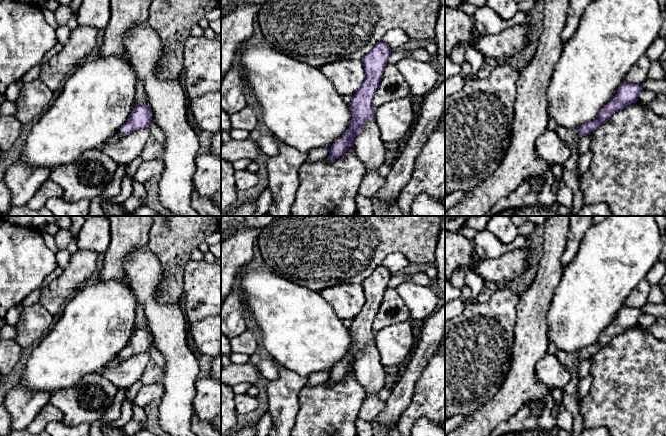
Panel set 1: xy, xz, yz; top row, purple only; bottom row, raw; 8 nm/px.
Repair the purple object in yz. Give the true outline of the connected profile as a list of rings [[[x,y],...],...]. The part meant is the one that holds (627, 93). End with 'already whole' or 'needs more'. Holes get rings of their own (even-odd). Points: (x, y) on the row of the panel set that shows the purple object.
[[[624,80],[618,87],[616,95],[602,108],[597,119],[583,124],[578,130],[556,127],[556,132],[570,148],[570,159],[564,165],[564,184],[573,192],[580,192],[580,177],[578,175],[578,142],[583,136],[590,135],[617,111],[638,101],[641,84],[633,84]]]; needs more

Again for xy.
[[[136,104],[127,122],[116,133],[122,137],[139,129],[147,128],[152,120],[152,110],[146,104]]]; needs more

